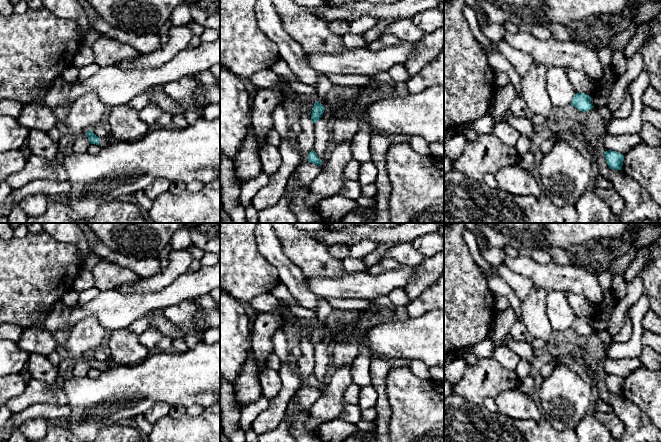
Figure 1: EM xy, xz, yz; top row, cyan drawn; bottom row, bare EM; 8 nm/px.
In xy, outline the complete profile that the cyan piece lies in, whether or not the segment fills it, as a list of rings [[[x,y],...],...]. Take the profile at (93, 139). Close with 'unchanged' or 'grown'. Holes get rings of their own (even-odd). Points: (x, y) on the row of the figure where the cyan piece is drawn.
[[[92,130],[86,133],[91,144],[99,145],[101,148],[106,148],[110,145],[110,138],[100,138],[96,136]]]; grown

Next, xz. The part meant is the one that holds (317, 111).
[[[336,96],[332,100],[326,99],[324,106],[316,101],[311,113],[312,122],[315,124],[322,117],[325,109],[334,109],[335,107],[339,106],[343,101],[345,101],[345,99],[339,96]]]; grown

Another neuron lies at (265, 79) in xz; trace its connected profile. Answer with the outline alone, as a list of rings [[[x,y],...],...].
[[[264,69],[256,72],[250,78],[250,82],[258,89],[270,89],[273,87],[281,87],[287,99],[295,99],[299,96],[289,83],[282,83],[280,78],[271,69]]]

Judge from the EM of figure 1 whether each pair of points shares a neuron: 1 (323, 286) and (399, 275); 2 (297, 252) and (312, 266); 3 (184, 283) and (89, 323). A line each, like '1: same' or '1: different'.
1: same
2: same
3: different

